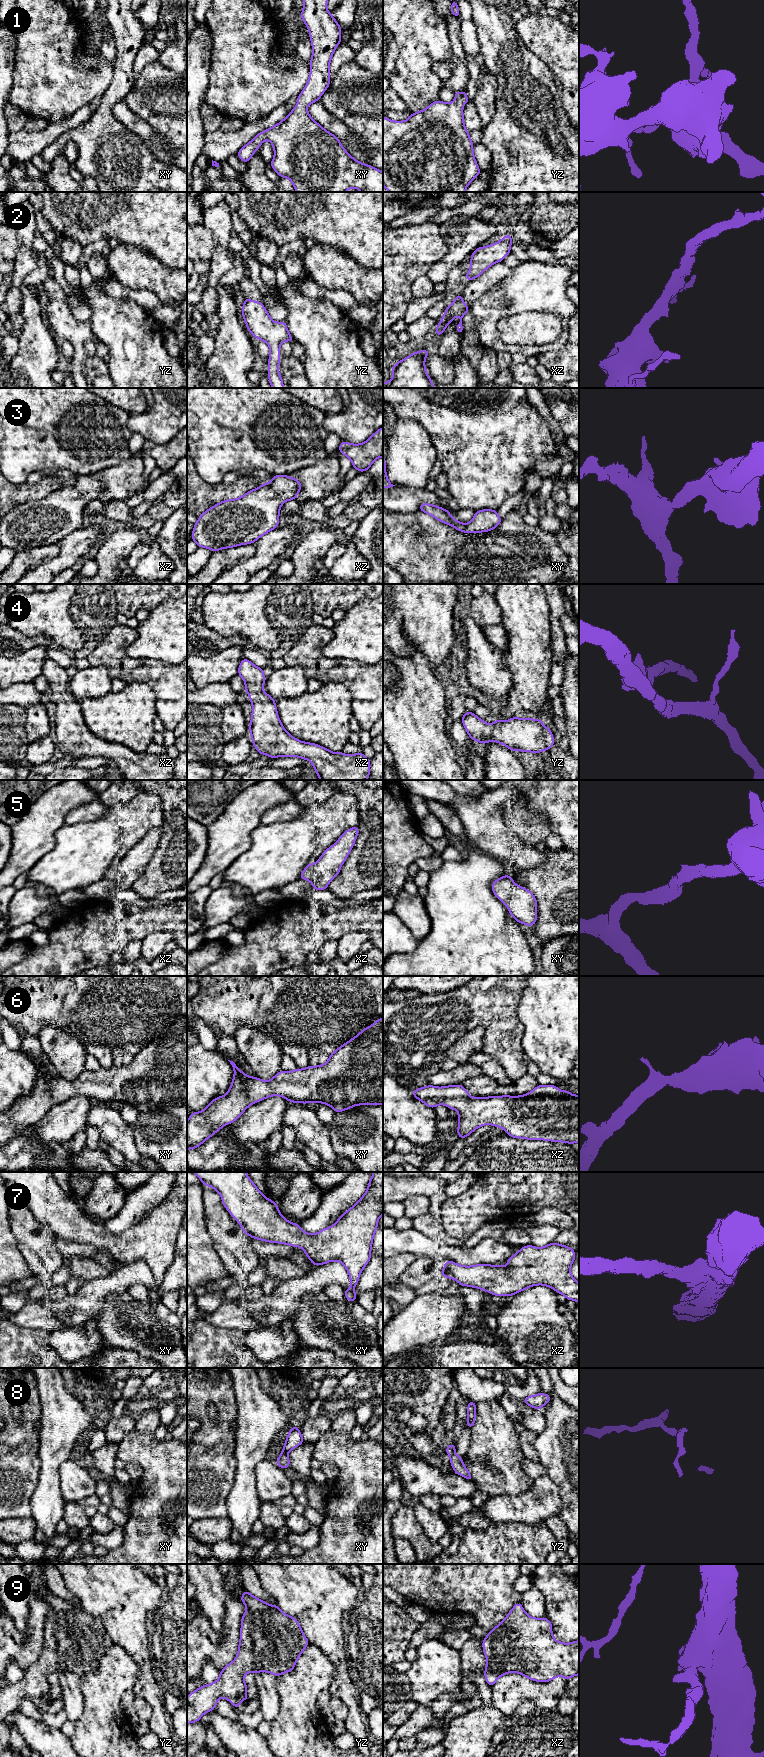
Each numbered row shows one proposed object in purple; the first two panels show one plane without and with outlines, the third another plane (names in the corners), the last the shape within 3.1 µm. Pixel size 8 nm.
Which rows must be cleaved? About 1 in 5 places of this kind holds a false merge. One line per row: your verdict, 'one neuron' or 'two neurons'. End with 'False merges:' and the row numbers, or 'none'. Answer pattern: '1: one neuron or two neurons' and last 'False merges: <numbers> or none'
1: one neuron
2: one neuron
3: one neuron
4: one neuron
5: one neuron
6: one neuron
7: one neuron
8: two neurons
9: one neuron
False merges: 8

